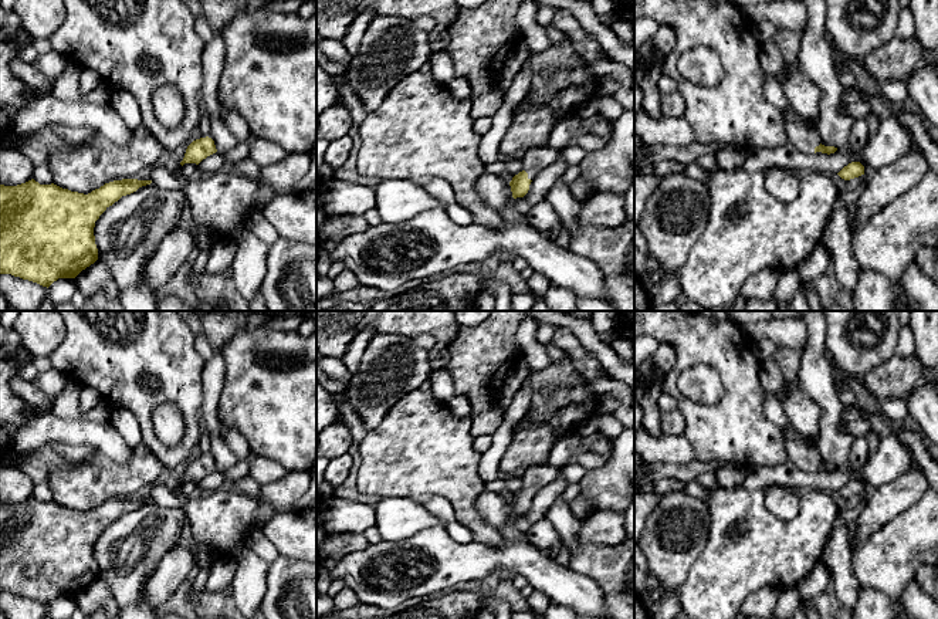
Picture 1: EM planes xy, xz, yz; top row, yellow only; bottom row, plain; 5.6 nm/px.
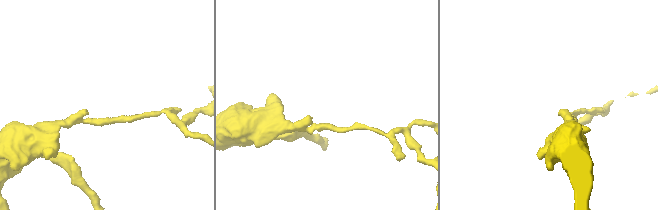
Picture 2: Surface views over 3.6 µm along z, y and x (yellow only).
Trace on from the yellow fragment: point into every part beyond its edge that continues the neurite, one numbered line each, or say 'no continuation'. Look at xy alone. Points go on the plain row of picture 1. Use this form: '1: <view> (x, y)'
no continuation

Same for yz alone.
1: yz (803, 456)

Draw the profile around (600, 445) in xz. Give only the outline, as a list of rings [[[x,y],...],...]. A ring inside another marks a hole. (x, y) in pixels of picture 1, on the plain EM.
[[[599,433],[590,436],[587,440],[589,440],[592,453],[597,453],[597,454],[612,453],[613,440],[610,440]]]

